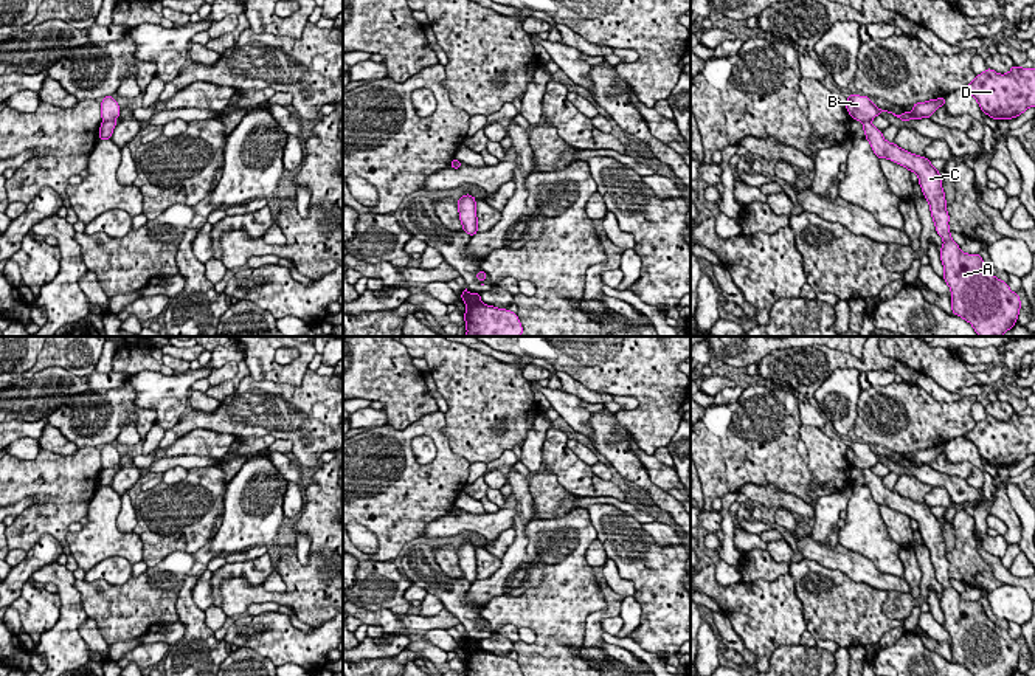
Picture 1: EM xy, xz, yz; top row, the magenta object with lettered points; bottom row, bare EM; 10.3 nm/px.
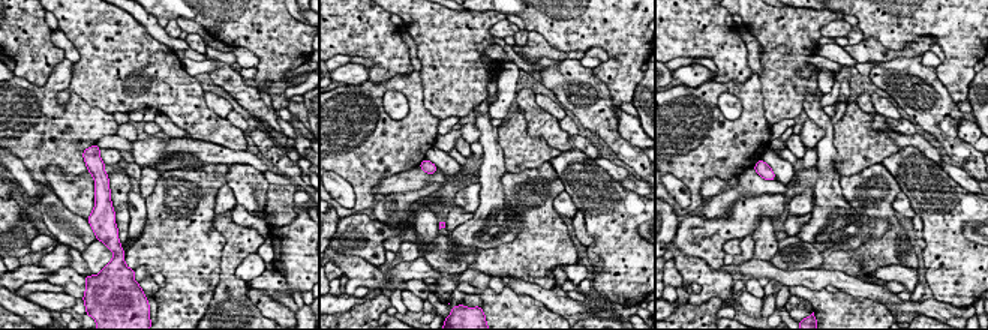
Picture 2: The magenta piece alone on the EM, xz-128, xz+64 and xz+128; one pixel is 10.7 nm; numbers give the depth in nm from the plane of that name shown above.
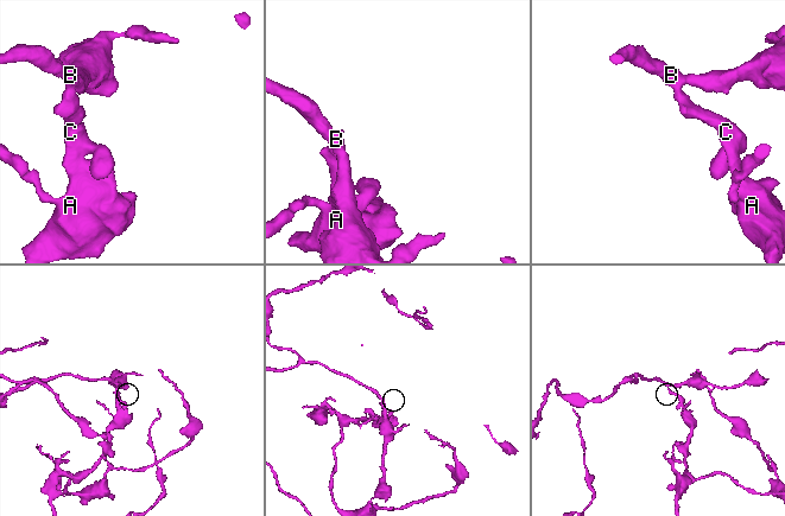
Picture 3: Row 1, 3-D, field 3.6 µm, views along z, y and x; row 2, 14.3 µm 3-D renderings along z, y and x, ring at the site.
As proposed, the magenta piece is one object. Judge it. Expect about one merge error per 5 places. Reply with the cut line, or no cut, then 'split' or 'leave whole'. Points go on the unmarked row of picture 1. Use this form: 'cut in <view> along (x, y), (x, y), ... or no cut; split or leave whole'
cut in xy along (114, 467), (104, 470); split

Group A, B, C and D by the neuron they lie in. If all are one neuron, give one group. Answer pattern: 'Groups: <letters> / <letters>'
Groups: A C / B D

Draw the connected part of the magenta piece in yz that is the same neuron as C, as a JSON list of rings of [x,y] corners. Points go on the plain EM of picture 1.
[[[863,470],[866,487],[878,505],[888,505],[919,523],[919,532],[929,550],[937,581],[943,586],[940,608],[943,626],[951,637],[951,657],[968,668],[973,676],[1012,676],[1016,670],[1021,650],[1007,629],[995,625],[985,614],[981,602],[962,600],[950,583],[943,524],[928,505],[900,496],[883,485],[881,478]]]

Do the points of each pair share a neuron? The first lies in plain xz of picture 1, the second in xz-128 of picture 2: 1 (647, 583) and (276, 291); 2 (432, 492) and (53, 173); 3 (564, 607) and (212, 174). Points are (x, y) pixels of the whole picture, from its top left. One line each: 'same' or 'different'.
1: different
2: different
3: same

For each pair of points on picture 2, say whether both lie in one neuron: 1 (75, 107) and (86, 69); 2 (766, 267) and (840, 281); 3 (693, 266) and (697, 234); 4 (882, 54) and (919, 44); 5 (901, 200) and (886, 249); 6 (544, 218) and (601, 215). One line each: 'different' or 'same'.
1: different
2: same
3: different
4: same
5: different
6: different

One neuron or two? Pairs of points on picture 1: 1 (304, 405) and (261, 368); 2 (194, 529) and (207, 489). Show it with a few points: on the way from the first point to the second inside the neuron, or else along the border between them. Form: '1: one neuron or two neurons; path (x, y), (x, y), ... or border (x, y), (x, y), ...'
1: two neurons; border (308, 368), (298, 385), (256, 382), (249, 375)
2: one neuron; path (194, 520), (194, 506), (200, 498)

